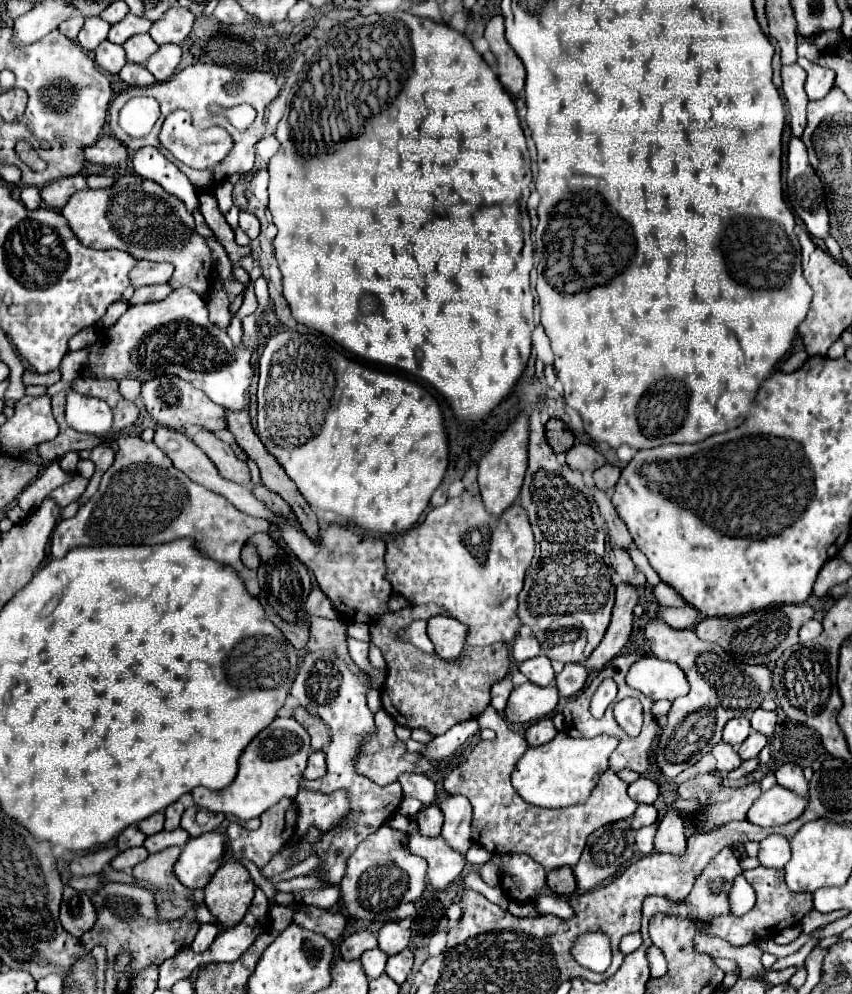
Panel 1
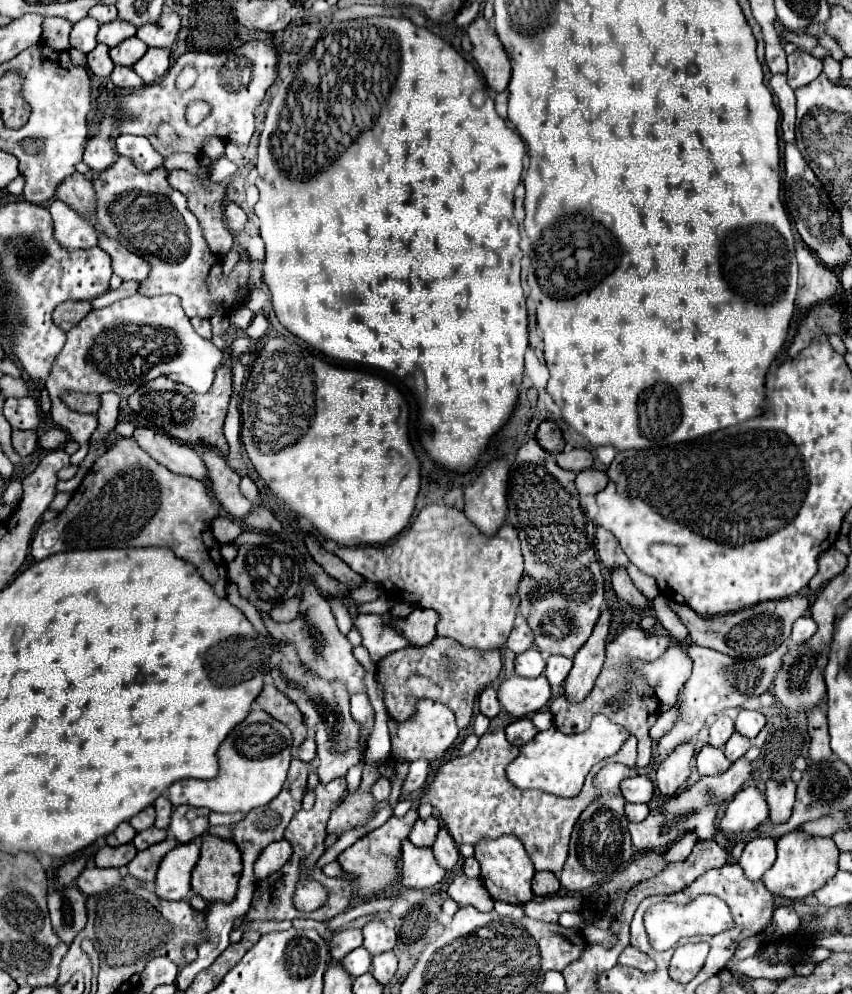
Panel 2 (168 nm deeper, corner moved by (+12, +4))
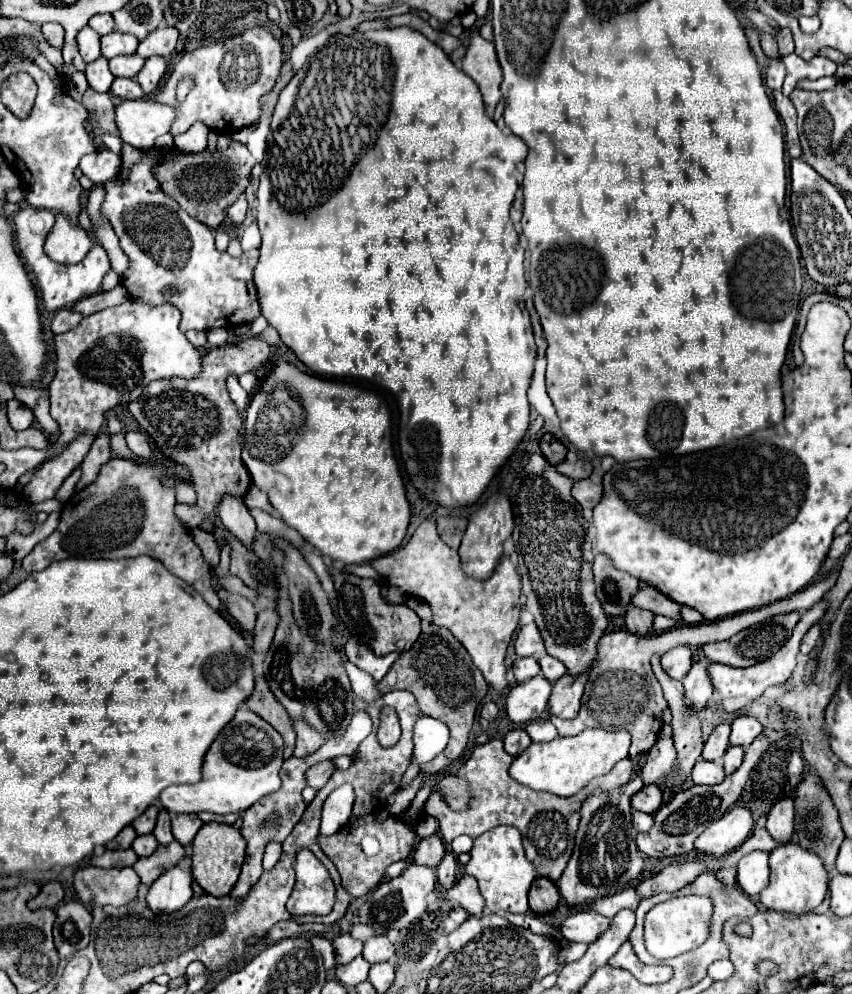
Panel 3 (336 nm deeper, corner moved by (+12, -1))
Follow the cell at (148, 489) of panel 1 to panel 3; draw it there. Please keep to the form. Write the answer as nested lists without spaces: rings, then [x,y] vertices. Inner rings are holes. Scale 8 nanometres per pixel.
[[[119,456],[111,458],[105,466],[101,466],[101,472],[93,484],[75,492],[63,504],[61,522],[59,522],[57,530],[49,538],[39,542],[23,558],[23,568],[27,572],[39,572],[39,570],[47,568],[51,562],[65,560],[65,558],[135,558],[135,556],[147,554],[147,556],[161,560],[169,572],[173,572],[175,576],[181,576],[181,580],[185,580],[201,596],[205,596],[205,602],[211,608],[219,610],[221,600],[211,584],[213,568],[203,558],[201,548],[195,544],[191,532],[185,528],[185,524],[181,524],[181,520],[177,520],[177,516],[175,516],[175,504],[177,504],[175,488],[163,486],[163,478],[167,478],[167,476],[169,476],[169,472],[165,468],[155,466],[151,462],[135,462],[135,460],[127,460],[127,458],[119,458]]]

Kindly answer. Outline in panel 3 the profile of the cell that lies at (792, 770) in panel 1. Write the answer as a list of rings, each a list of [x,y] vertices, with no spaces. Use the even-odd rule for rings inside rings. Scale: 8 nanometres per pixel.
[[[781,798],[773,804],[773,808],[767,814],[767,832],[779,840],[779,842],[789,842],[795,826],[795,808],[793,808],[793,798]]]

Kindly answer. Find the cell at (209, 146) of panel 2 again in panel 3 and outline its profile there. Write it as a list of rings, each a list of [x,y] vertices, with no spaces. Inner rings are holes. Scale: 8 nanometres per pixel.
[[[197,122],[185,134],[175,138],[175,146],[187,154],[189,152],[203,152],[207,148],[207,140],[209,140],[207,136],[209,136],[209,128],[201,122]]]

